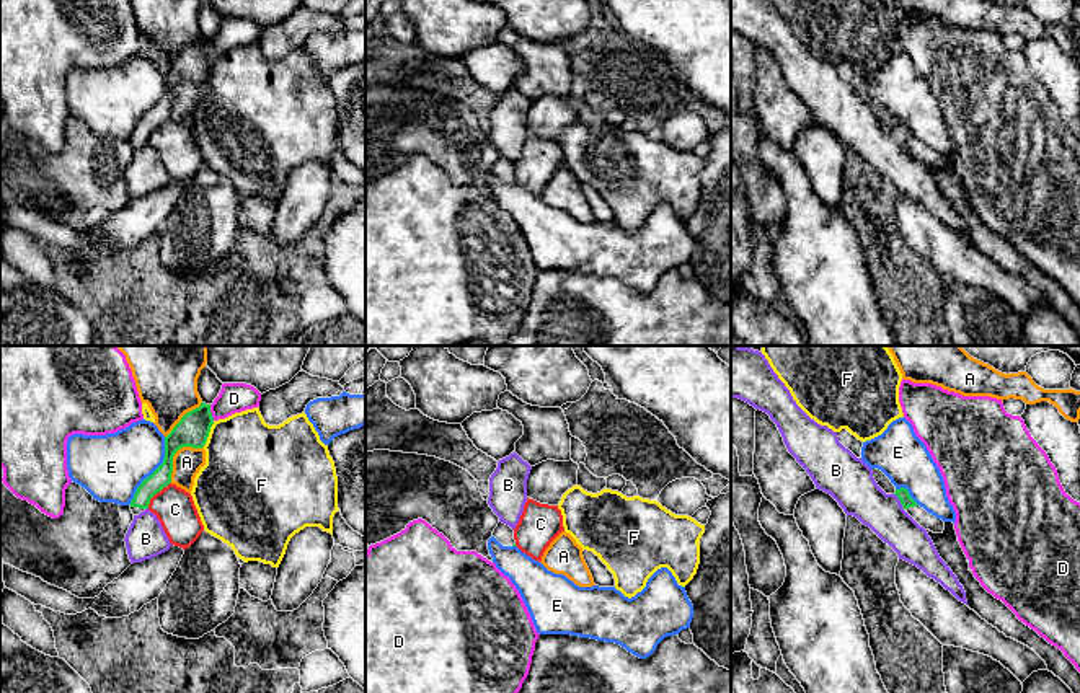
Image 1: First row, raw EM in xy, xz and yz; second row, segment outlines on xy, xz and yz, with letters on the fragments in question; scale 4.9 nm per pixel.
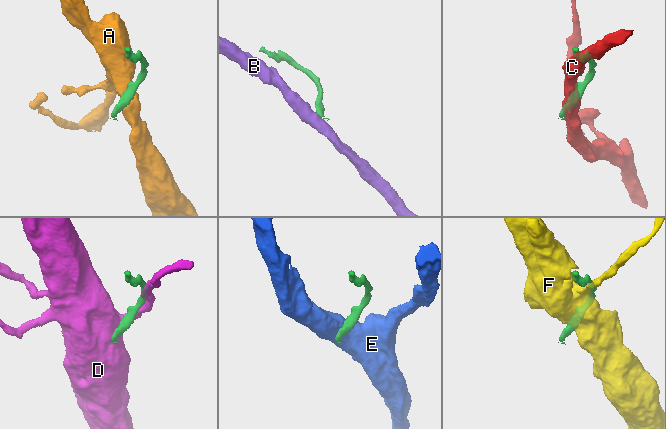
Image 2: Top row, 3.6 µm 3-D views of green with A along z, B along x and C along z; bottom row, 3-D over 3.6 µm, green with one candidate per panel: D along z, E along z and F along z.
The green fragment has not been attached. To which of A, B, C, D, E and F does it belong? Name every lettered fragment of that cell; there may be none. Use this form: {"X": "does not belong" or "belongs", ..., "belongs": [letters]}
{"A": "does not belong", "B": "does not belong", "C": "does not belong", "D": "does not belong", "E": "does not belong", "F": "does not belong", "belongs": []}

